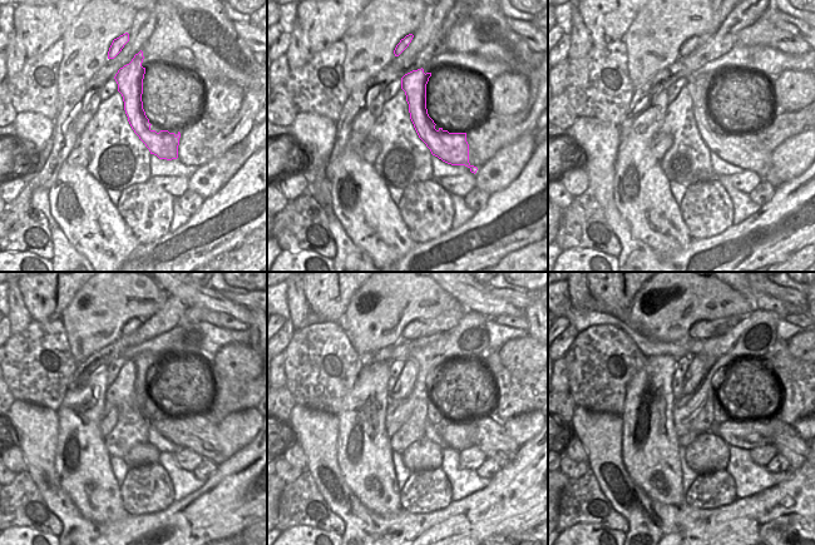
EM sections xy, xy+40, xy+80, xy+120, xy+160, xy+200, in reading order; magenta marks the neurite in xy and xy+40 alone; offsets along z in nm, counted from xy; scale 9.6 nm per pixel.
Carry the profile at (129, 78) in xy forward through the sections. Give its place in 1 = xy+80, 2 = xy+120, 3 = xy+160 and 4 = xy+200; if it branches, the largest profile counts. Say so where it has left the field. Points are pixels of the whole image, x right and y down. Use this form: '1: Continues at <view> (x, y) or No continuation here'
1: Continues at xy+80 (740, 149)
2: Continues at xy+120 (179, 431)
3: Continues at xy+160 (503, 450)
4: Continues at xy+200 (794, 449).

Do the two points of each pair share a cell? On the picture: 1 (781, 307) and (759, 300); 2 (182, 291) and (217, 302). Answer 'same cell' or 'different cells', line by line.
1: same cell
2: same cell

